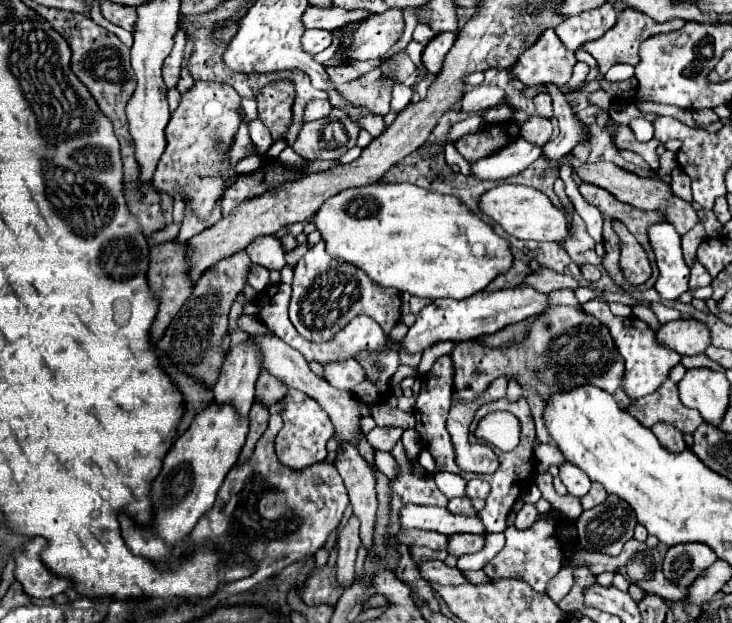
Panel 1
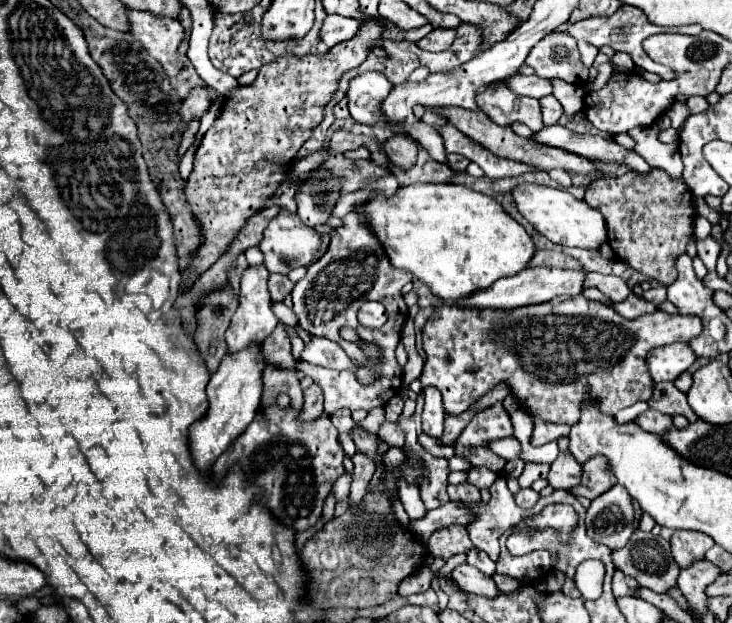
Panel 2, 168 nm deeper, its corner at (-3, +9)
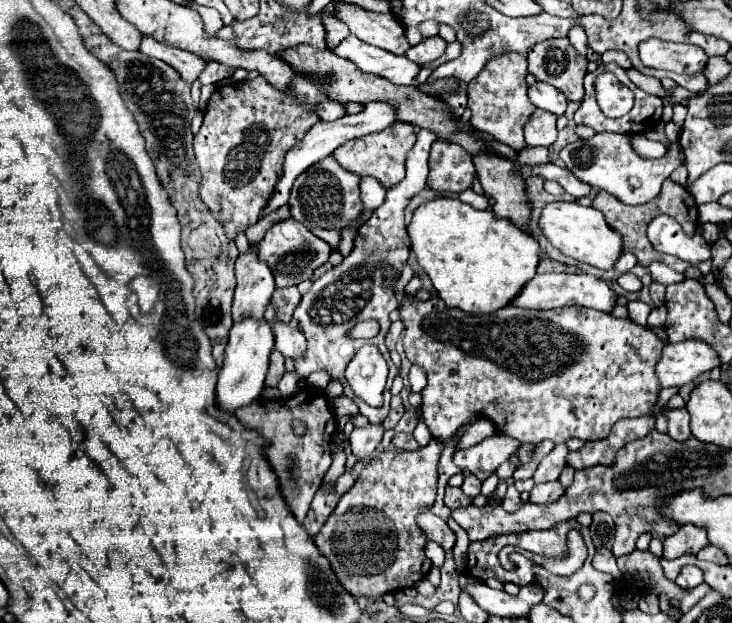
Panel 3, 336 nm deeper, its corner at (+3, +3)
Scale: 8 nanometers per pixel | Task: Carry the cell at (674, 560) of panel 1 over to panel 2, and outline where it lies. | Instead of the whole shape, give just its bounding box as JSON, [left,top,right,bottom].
[672,530,714,570]

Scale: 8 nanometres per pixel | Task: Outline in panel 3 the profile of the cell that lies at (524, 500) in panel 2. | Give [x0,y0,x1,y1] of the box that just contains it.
[504,486,522,512]

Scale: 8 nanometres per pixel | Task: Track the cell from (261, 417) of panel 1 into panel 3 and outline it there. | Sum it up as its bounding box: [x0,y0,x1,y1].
[266,350,286,386]

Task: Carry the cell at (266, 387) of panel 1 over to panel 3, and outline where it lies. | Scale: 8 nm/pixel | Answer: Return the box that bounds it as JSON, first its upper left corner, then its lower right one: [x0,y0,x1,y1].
[272,286,302,322]

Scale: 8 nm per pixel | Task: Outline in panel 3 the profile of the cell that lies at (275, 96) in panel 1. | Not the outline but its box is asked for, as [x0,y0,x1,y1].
[194,74,326,238]

